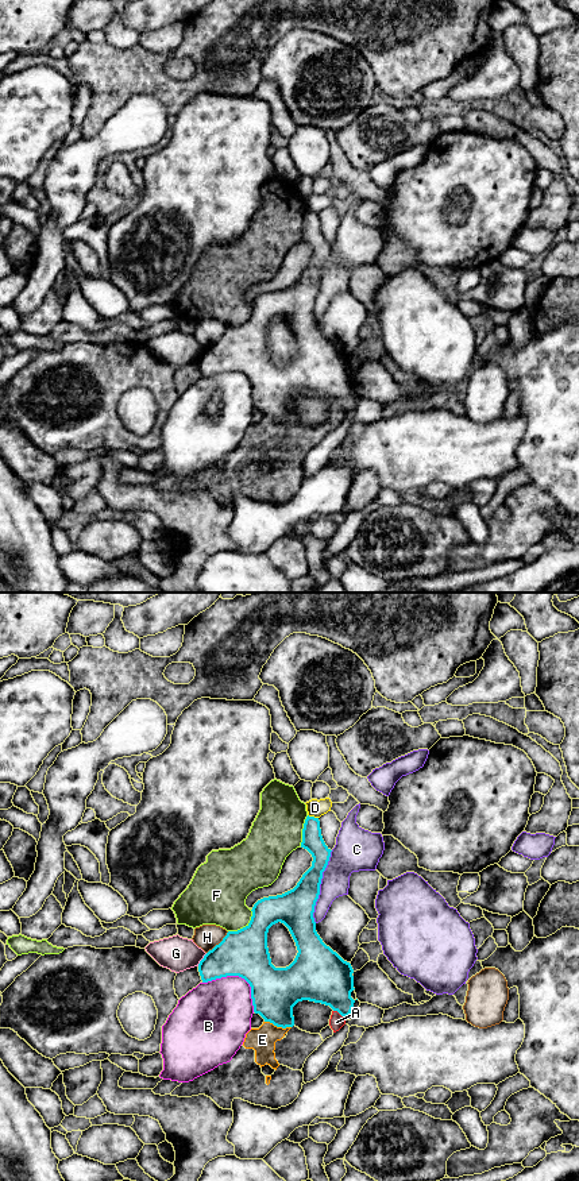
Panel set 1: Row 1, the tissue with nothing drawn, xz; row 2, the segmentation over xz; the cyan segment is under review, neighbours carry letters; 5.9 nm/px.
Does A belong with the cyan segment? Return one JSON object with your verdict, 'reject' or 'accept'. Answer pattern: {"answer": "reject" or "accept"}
{"answer": "reject"}

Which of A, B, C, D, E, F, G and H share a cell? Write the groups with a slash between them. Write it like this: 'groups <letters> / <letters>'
groups A E / B / C / D / F / G / H

